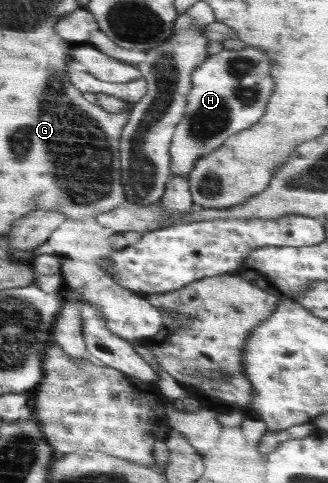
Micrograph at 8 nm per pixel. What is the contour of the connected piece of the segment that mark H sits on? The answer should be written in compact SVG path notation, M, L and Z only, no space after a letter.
M247 47L240 51L221 51L208 56L198 68L192 72L192 88L186 96L186 108L183 119L176 124L174 136L170 142L171 171L173 177L188 177L194 169L196 161L214 149L218 149L230 135L242 131L256 123L263 117L270 93L274 91L274 81L270 77L270 59L264 59L264 55L256 47Z

